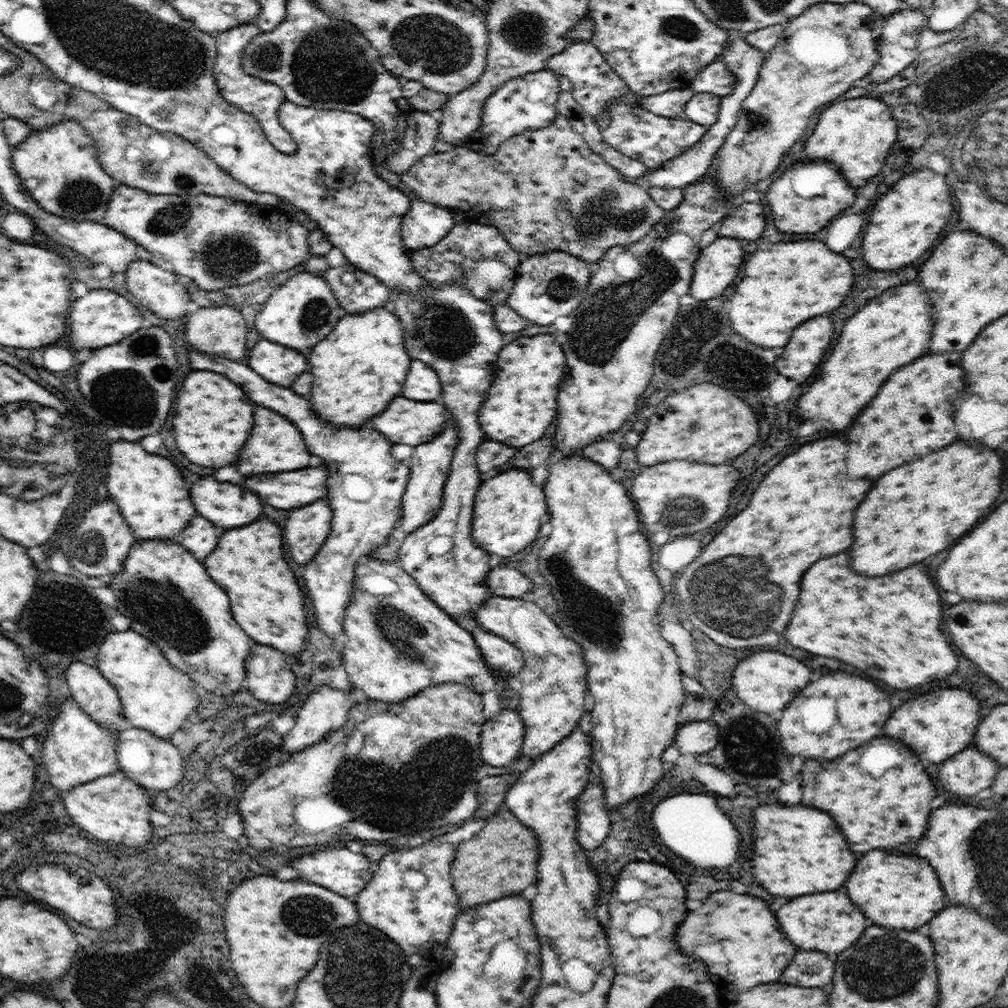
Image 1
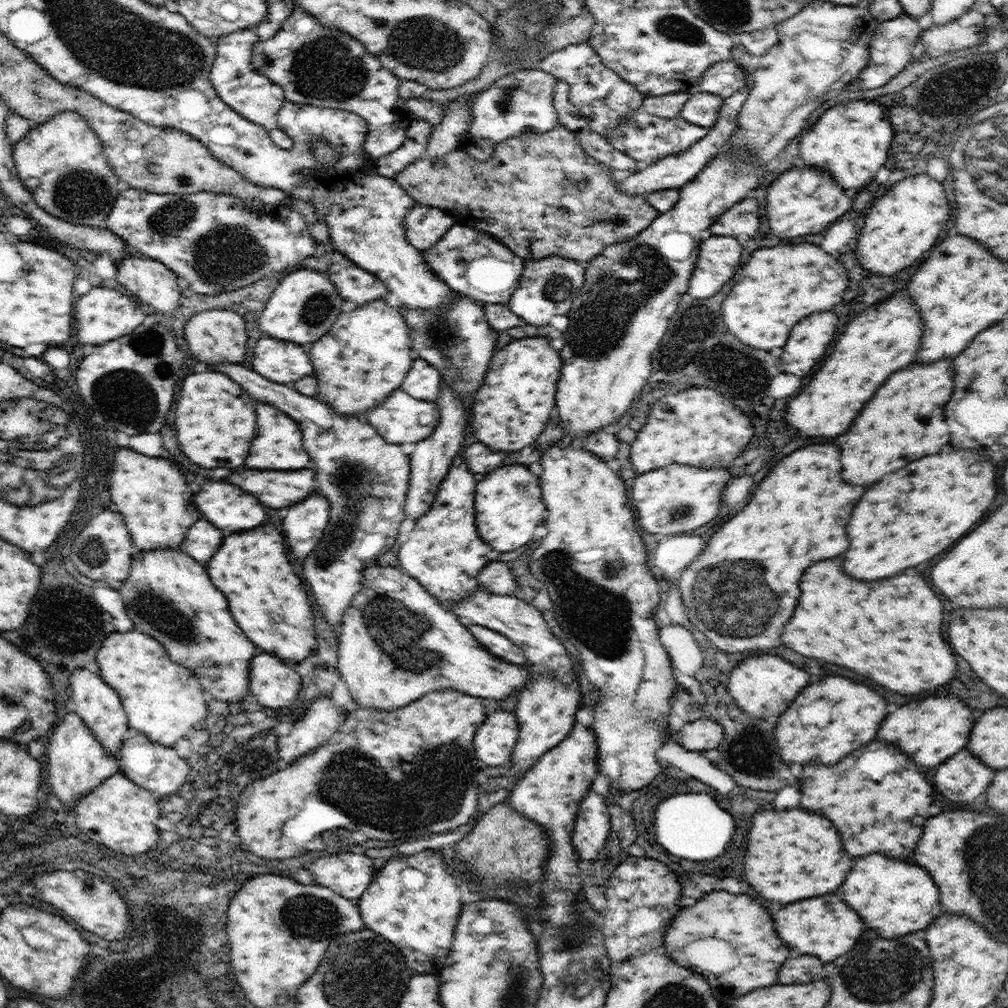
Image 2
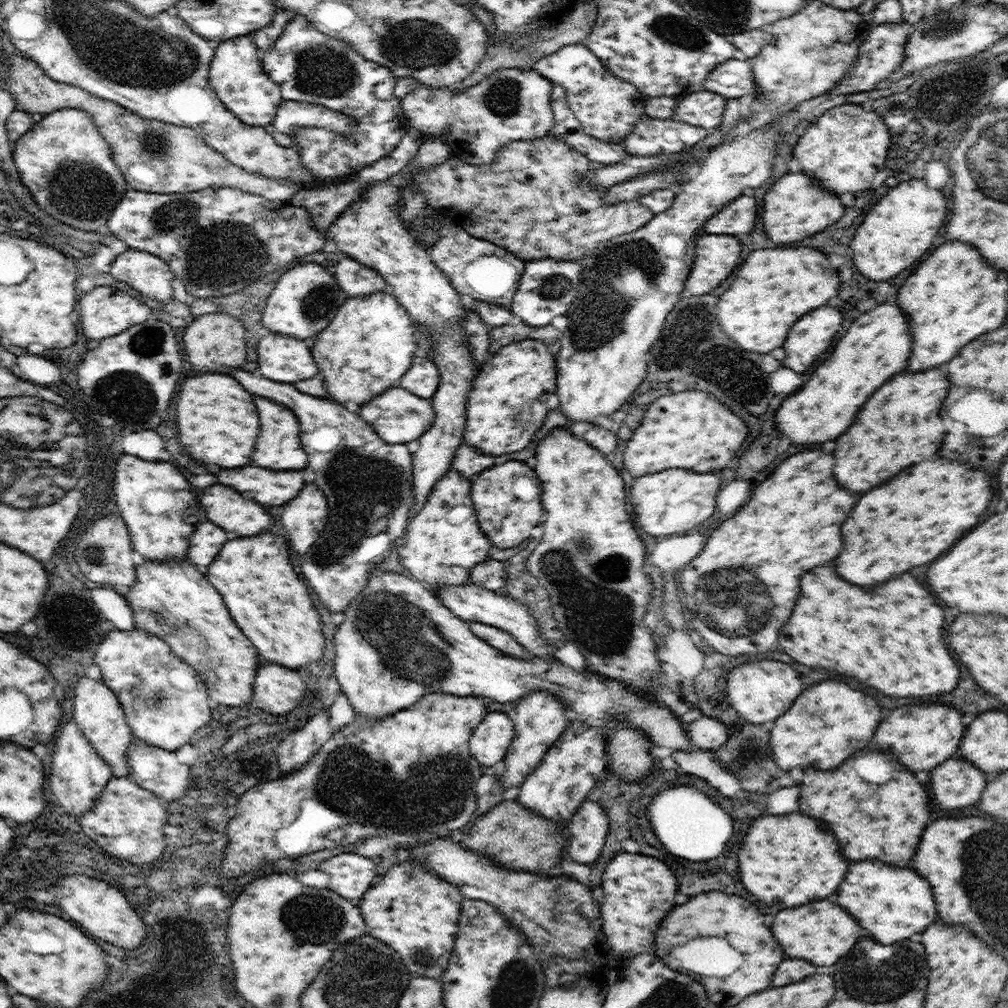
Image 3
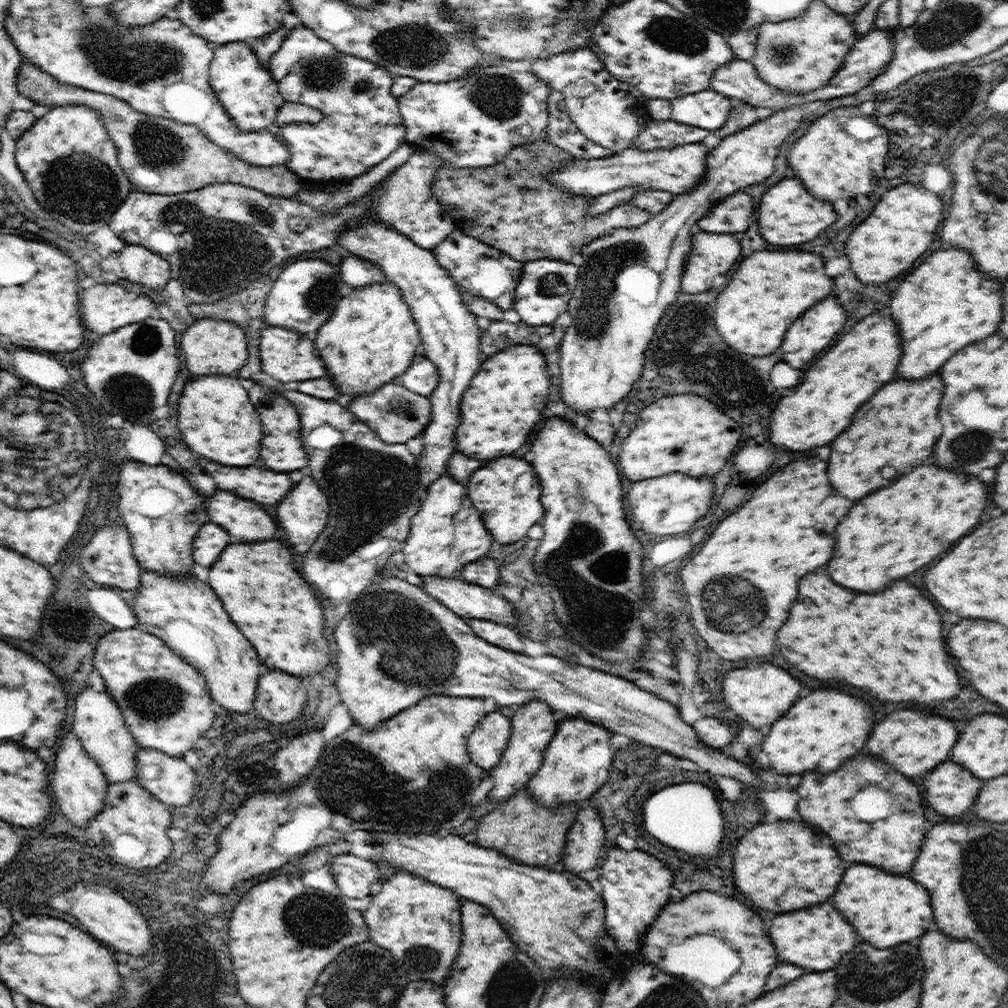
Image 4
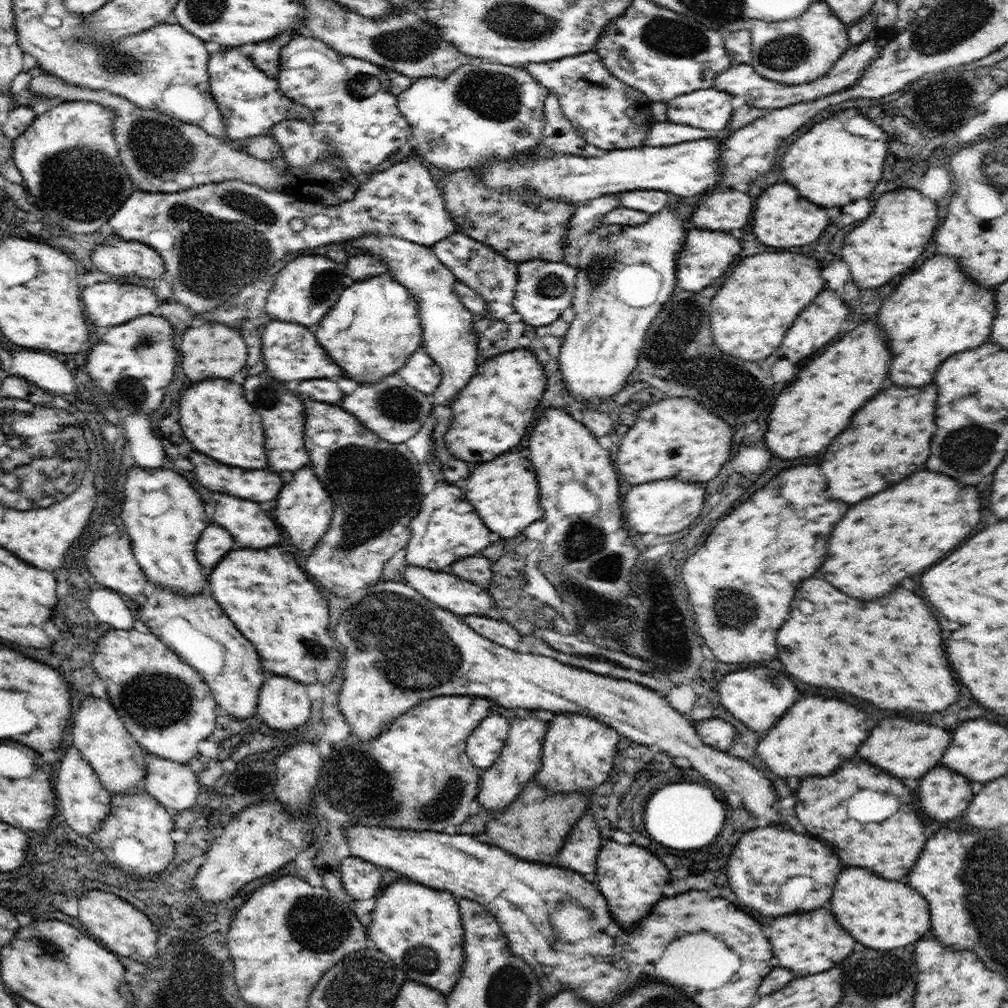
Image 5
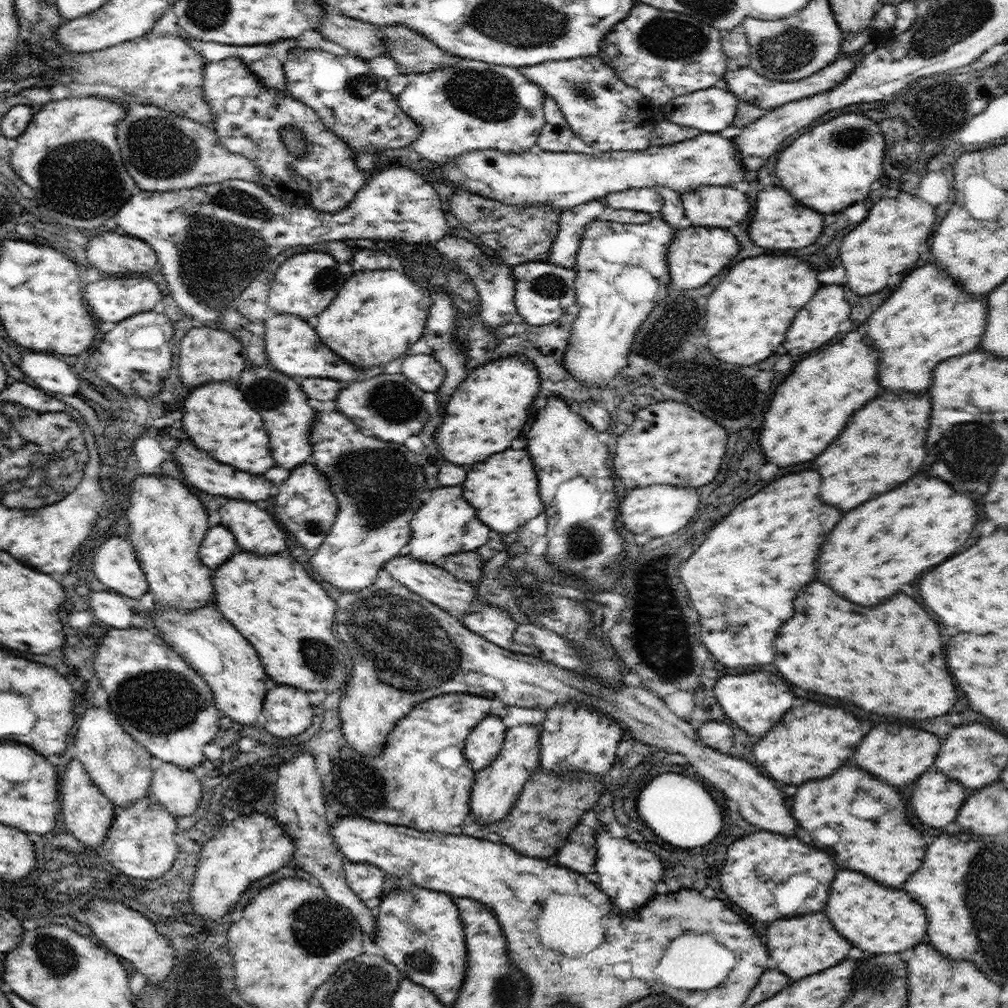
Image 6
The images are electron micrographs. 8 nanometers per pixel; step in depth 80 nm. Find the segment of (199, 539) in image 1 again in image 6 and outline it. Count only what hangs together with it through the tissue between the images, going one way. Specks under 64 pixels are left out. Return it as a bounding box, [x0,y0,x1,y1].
[200,526,236,571]

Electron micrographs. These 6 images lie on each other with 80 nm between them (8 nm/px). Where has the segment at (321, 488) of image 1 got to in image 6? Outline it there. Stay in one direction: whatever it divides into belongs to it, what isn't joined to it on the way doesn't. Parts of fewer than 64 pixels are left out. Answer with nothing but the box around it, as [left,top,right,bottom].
[176,444,272,500]

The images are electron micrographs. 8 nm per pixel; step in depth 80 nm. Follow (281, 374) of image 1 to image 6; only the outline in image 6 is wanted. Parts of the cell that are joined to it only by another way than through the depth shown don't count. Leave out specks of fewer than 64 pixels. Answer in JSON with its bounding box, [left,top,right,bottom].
[265,314,358,380]

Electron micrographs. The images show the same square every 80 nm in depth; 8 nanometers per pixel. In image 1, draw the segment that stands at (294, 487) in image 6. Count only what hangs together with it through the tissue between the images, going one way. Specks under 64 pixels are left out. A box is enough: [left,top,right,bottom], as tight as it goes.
[284,499,332,566]

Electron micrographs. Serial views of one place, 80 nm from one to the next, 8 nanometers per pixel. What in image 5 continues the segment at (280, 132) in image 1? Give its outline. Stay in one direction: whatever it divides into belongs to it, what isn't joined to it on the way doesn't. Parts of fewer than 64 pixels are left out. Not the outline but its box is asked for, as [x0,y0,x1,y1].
[208,48,315,150]

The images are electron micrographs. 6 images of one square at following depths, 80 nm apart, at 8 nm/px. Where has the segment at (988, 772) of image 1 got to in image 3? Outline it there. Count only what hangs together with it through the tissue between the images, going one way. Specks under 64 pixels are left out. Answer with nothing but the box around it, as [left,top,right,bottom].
[930,758,989,810]

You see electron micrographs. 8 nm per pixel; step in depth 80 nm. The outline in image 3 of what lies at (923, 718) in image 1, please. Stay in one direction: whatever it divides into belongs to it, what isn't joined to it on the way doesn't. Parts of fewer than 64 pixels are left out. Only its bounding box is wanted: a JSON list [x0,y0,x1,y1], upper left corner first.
[876,704,964,772]

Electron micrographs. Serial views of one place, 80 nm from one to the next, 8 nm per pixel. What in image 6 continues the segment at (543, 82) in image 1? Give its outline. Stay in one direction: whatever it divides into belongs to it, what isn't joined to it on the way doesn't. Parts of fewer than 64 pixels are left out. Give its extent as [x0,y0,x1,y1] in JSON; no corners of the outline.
[397,58,547,165]

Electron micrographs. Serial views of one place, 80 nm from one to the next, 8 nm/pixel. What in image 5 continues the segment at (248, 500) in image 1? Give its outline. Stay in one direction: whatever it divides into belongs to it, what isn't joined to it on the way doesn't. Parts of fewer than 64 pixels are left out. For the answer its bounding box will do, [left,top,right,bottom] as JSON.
[214,494,280,548]

